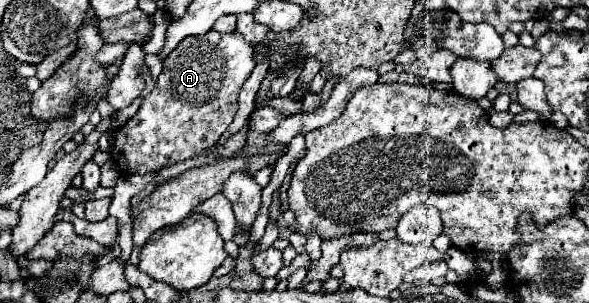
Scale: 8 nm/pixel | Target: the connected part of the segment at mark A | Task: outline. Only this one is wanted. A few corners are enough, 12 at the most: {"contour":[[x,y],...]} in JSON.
{"contour":[[184,38],[112,136],[124,174],[214,146],[238,110],[254,48]]}

